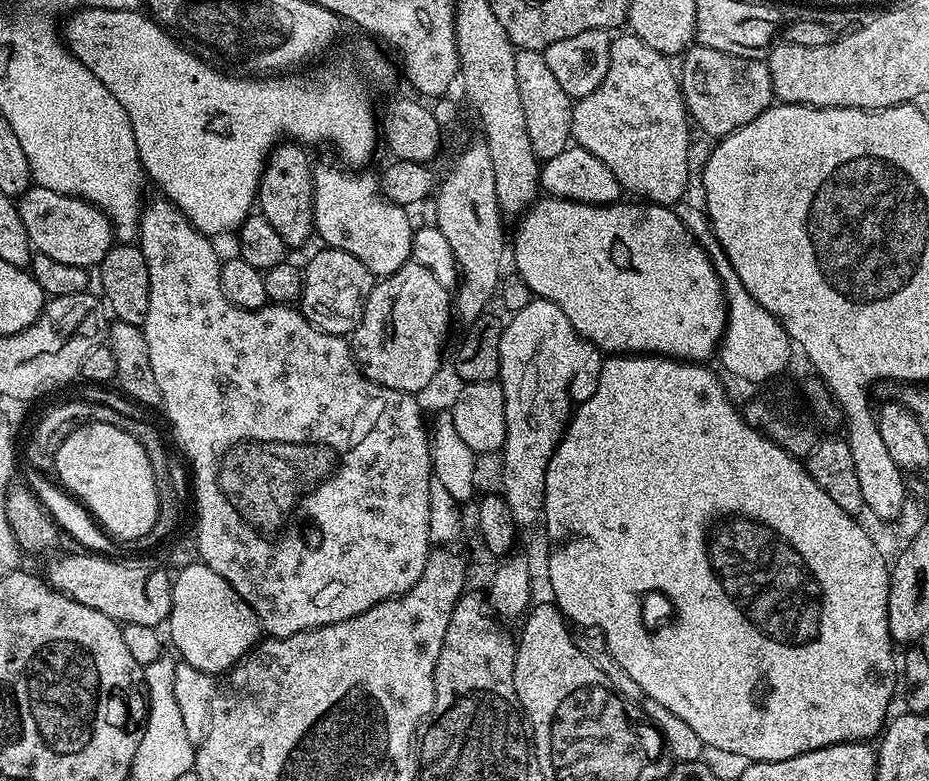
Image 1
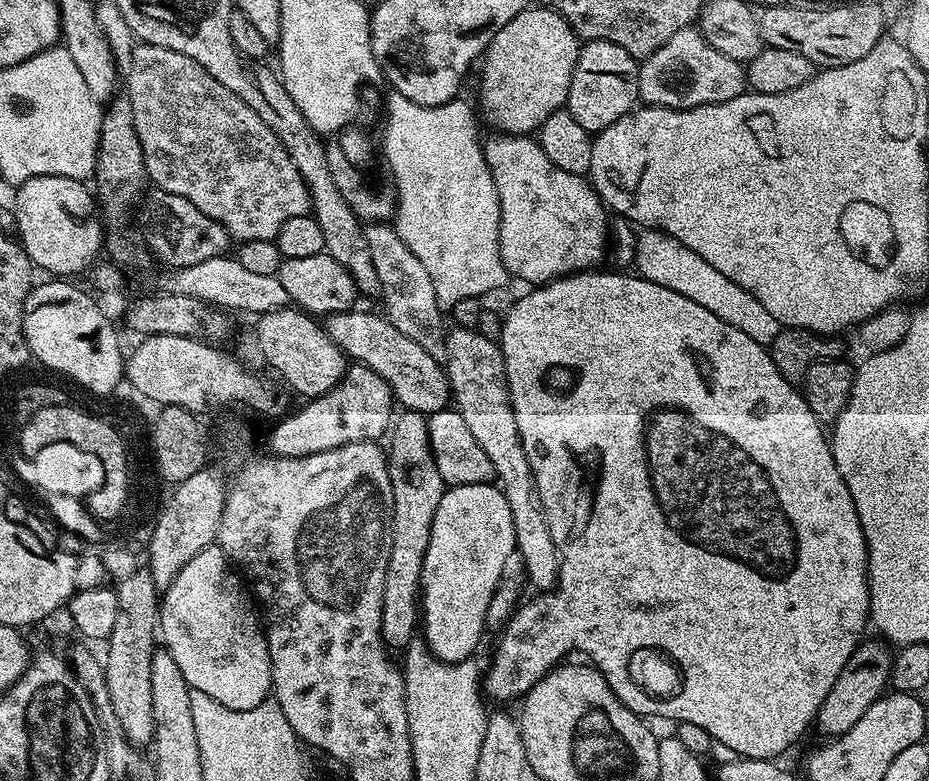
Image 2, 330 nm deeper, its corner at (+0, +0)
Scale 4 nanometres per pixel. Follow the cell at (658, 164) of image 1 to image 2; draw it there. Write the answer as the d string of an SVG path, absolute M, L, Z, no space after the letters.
M693 26L678 30L670 42L658 46L649 56L643 57L638 74L638 90L640 100L645 105L654 108L693 108L703 104L730 102L730 98L743 96L746 91L746 68L743 63L734 58L726 58L719 50L714 50L710 42L700 33L699 27Z

